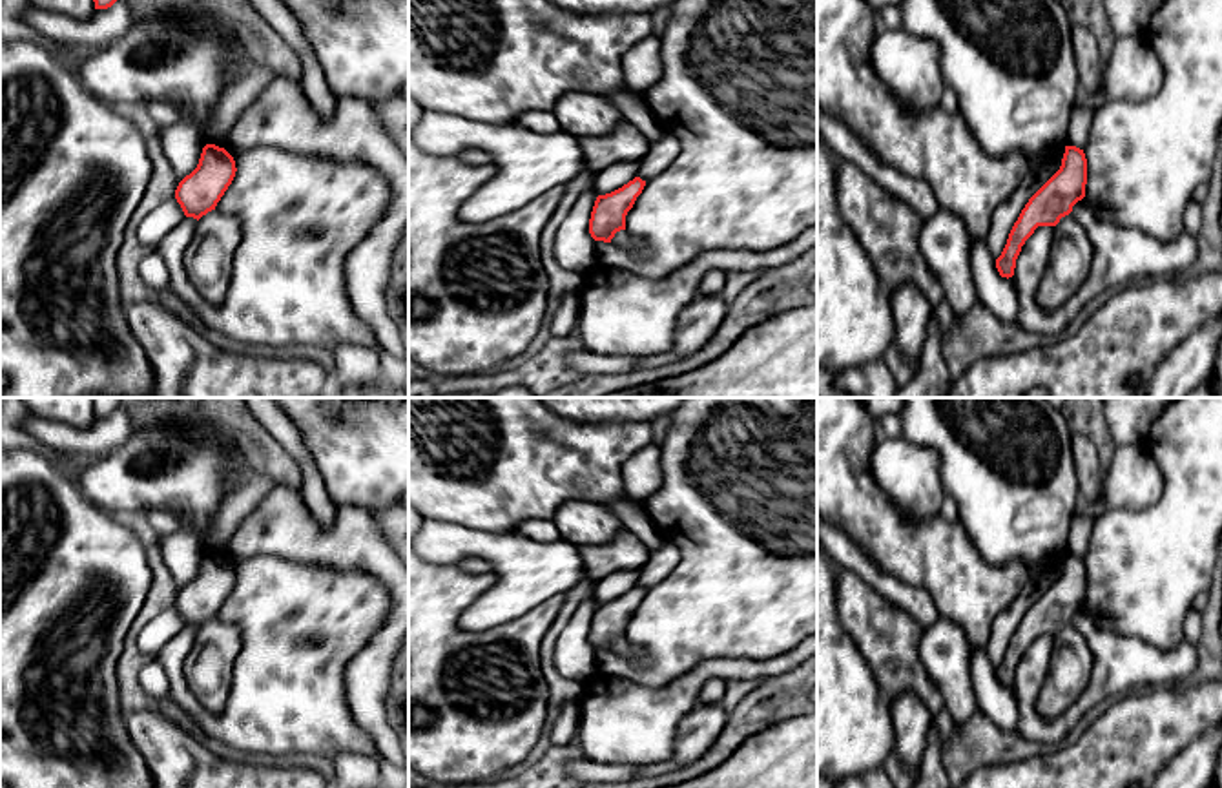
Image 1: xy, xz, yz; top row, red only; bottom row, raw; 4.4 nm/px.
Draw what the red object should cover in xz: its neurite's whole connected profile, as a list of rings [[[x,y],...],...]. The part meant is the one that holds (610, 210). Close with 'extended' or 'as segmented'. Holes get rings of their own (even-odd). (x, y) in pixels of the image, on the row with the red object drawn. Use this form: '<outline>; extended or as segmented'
[[[635,177],[622,188],[596,197],[589,219],[589,233],[595,241],[613,243],[631,254],[640,254],[642,241],[626,230],[626,215],[644,186],[646,181]]]; extended

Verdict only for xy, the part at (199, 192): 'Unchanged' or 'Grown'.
Grown

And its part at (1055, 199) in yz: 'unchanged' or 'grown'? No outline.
grown

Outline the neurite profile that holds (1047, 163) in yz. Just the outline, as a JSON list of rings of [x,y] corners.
[[[1067,142],[1036,155],[1030,162],[1030,171],[1018,190],[994,210],[990,230],[983,239],[994,259],[1001,255],[1009,233],[1029,199],[1060,170],[1065,146]]]

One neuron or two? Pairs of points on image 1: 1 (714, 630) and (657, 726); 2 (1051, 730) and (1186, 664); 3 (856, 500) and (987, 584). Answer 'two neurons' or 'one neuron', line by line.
1: two neurons
2: one neuron
3: one neuron

